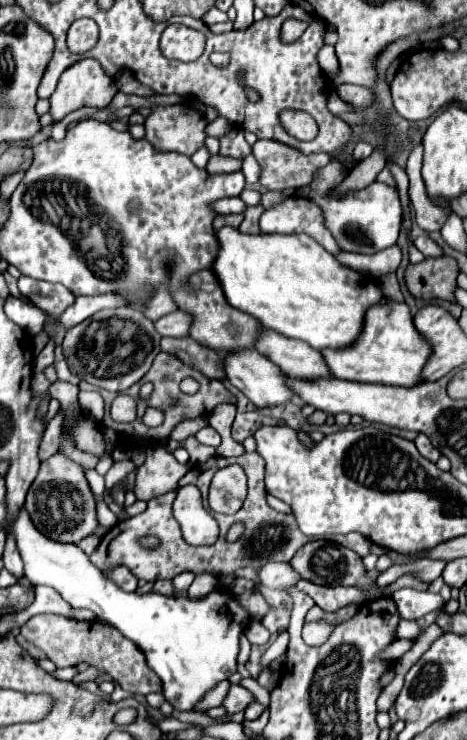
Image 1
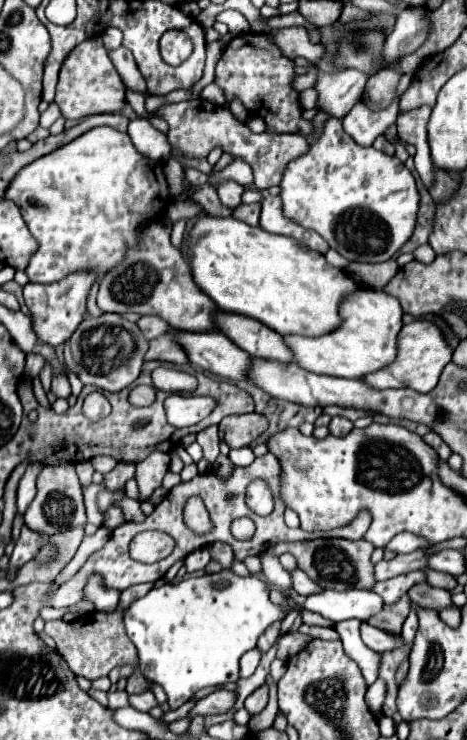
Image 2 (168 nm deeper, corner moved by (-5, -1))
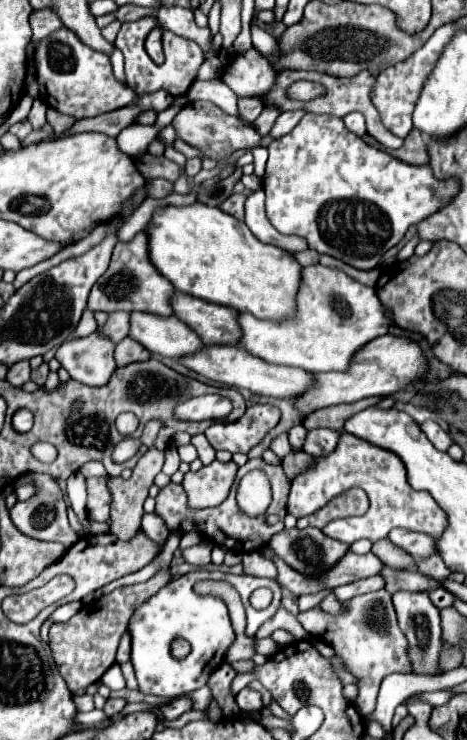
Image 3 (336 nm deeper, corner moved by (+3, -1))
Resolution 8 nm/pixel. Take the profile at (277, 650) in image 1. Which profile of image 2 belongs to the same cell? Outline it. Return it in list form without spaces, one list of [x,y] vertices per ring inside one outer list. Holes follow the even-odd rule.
[[[263,684],[261,688],[257,688],[247,700],[245,700],[245,710],[251,714],[251,716],[257,716],[263,712],[263,708],[267,706],[267,700],[269,700],[269,684]]]

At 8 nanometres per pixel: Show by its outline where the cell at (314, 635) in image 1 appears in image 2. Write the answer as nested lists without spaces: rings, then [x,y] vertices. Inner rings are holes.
[[[285,634],[281,640],[279,640],[279,650],[277,650],[277,658],[281,660],[289,660],[293,654],[297,654],[301,648],[305,648],[313,638],[311,636],[305,636],[305,634]]]

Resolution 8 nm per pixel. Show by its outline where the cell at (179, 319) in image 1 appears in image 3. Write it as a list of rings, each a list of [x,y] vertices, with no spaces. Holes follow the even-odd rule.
[[[111,312],[107,322],[97,328],[99,334],[105,334],[111,342],[121,342],[129,332],[129,314],[127,312]]]

